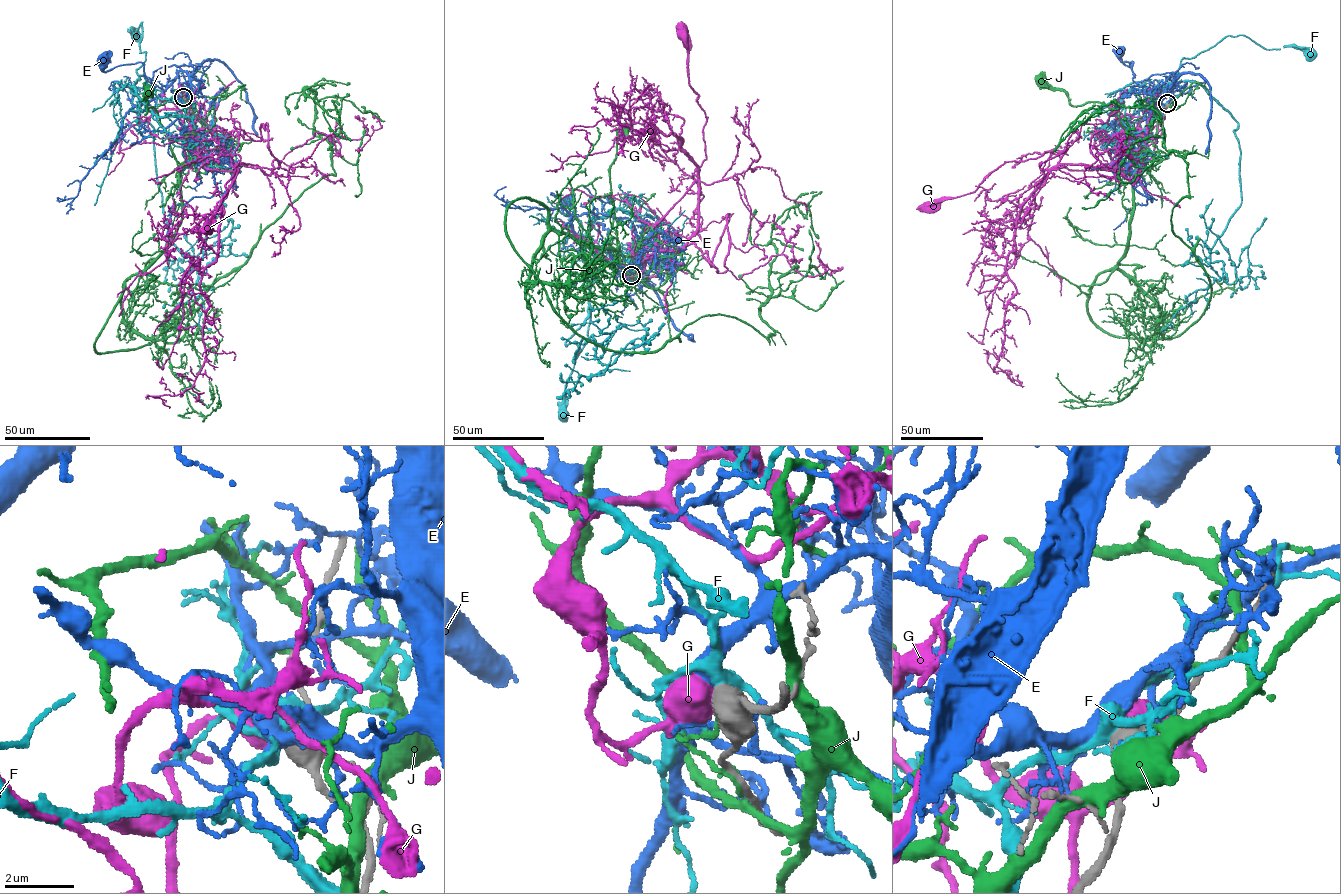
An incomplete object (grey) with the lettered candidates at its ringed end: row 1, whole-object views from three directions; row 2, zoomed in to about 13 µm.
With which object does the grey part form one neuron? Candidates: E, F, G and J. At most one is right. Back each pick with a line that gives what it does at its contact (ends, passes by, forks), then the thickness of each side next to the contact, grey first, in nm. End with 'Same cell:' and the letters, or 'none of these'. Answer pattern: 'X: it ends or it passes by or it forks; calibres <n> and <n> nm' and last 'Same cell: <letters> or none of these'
G: it ends; calibres 650 and 700 nm
Same cell: G

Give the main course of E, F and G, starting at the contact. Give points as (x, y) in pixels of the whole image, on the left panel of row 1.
E: (182, 97), (189, 96), (191, 81), (175, 65), (154, 72), (150, 82), (140, 62), (104, 71), (103, 57)
F: (183, 97), (171, 102), (132, 93), (145, 60), (142, 22), (136, 34), (131, 29), (135, 35)
G: (183, 97), (178, 108), (221, 130), (227, 158), (246, 164), (233, 166), (232, 157), (239, 162), (206, 229)

